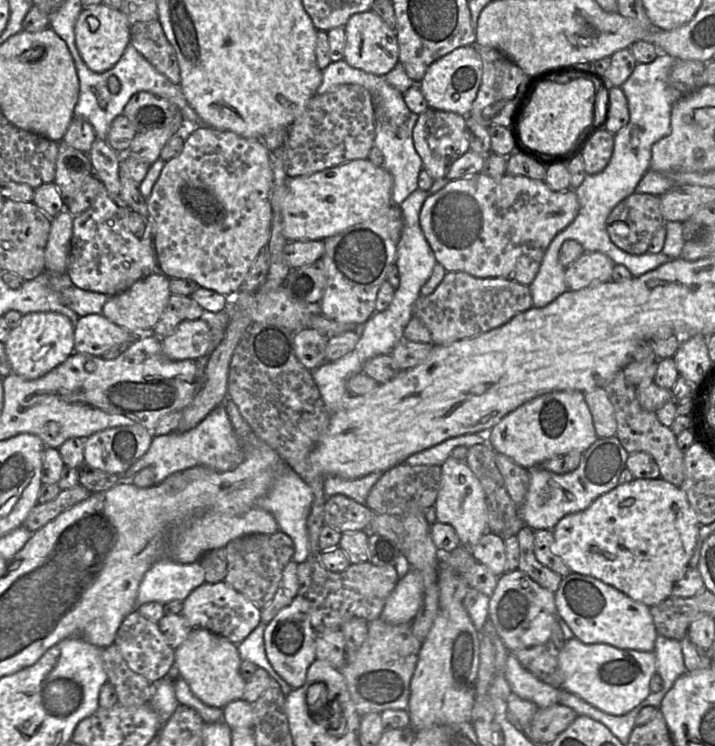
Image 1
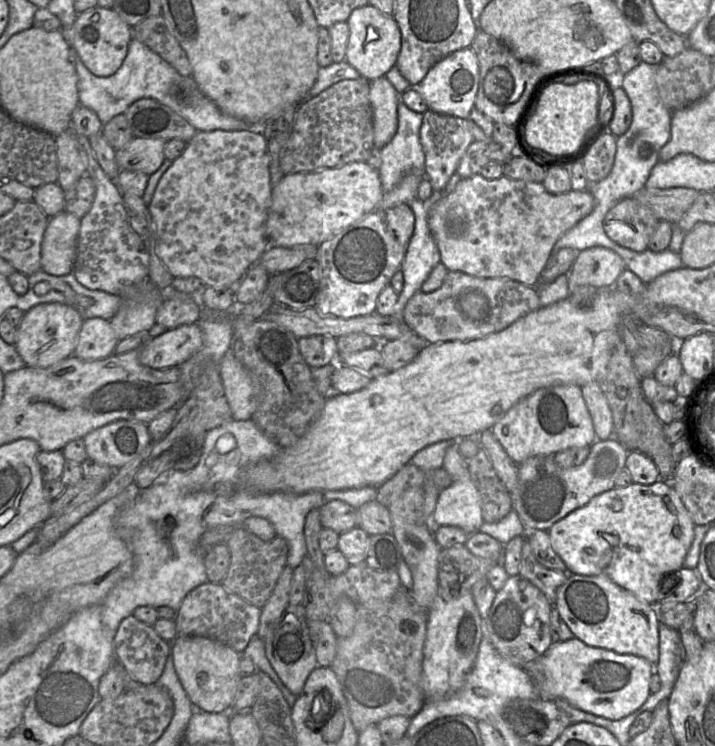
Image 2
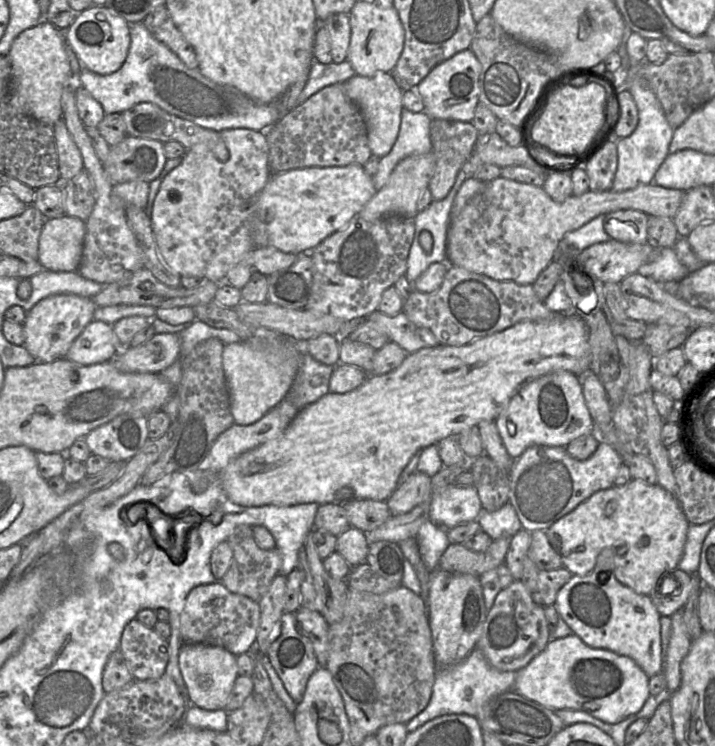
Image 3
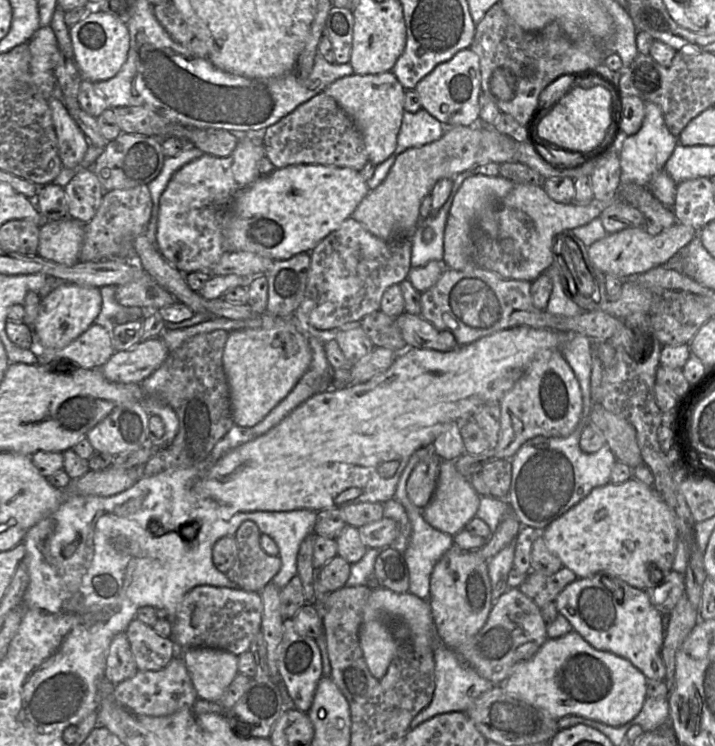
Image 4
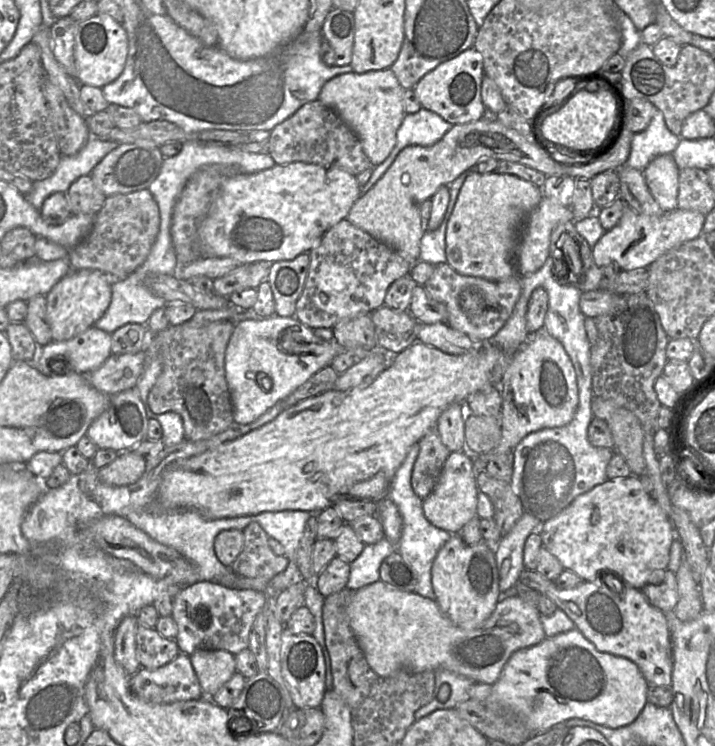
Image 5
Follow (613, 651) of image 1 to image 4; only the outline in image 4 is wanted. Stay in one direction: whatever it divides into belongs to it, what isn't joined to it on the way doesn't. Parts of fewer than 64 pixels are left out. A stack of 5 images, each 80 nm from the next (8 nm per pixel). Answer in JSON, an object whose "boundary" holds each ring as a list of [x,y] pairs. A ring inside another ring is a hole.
{"boundary":[[[575,631],[549,639],[528,660],[515,664],[506,680],[497,686],[558,720],[576,715],[618,727],[633,720],[647,698],[648,679],[629,660],[593,648]]]}

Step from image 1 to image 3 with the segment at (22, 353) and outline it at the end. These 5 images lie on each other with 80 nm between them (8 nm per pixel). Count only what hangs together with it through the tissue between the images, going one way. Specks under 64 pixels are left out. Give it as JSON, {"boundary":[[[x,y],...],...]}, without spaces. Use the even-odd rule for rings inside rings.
{"boundary":[[[72,294],[53,295],[39,301],[26,313],[22,323],[25,336],[24,348],[37,362],[52,362],[65,358],[76,338],[94,320],[96,309],[97,306],[92,298]]]}

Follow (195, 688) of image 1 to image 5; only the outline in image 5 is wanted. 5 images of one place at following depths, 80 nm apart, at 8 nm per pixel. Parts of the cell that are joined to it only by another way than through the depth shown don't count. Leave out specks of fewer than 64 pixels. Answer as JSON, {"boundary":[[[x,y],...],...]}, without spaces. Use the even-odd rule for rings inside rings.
{"boundary":[[[201,649],[190,656],[203,696],[213,696],[236,672],[235,655],[226,650]]]}

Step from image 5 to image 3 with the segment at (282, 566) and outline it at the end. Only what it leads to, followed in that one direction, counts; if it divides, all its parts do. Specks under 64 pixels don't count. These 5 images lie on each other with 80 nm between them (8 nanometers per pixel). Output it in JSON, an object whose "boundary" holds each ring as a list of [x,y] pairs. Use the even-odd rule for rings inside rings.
{"boundary":[[[249,525],[237,526],[226,540],[232,548],[233,558],[228,571],[220,582],[232,593],[240,594],[259,602],[269,589],[273,579],[280,574],[282,555],[277,547],[271,550],[260,548]]]}

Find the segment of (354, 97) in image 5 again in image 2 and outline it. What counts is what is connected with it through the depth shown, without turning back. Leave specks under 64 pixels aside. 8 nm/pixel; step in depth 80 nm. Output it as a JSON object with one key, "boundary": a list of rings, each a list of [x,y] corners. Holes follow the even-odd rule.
{"boundary":[[[385,76],[370,81],[369,88],[373,112],[374,147],[382,149],[393,139],[397,131],[397,110],[401,94]]]}

